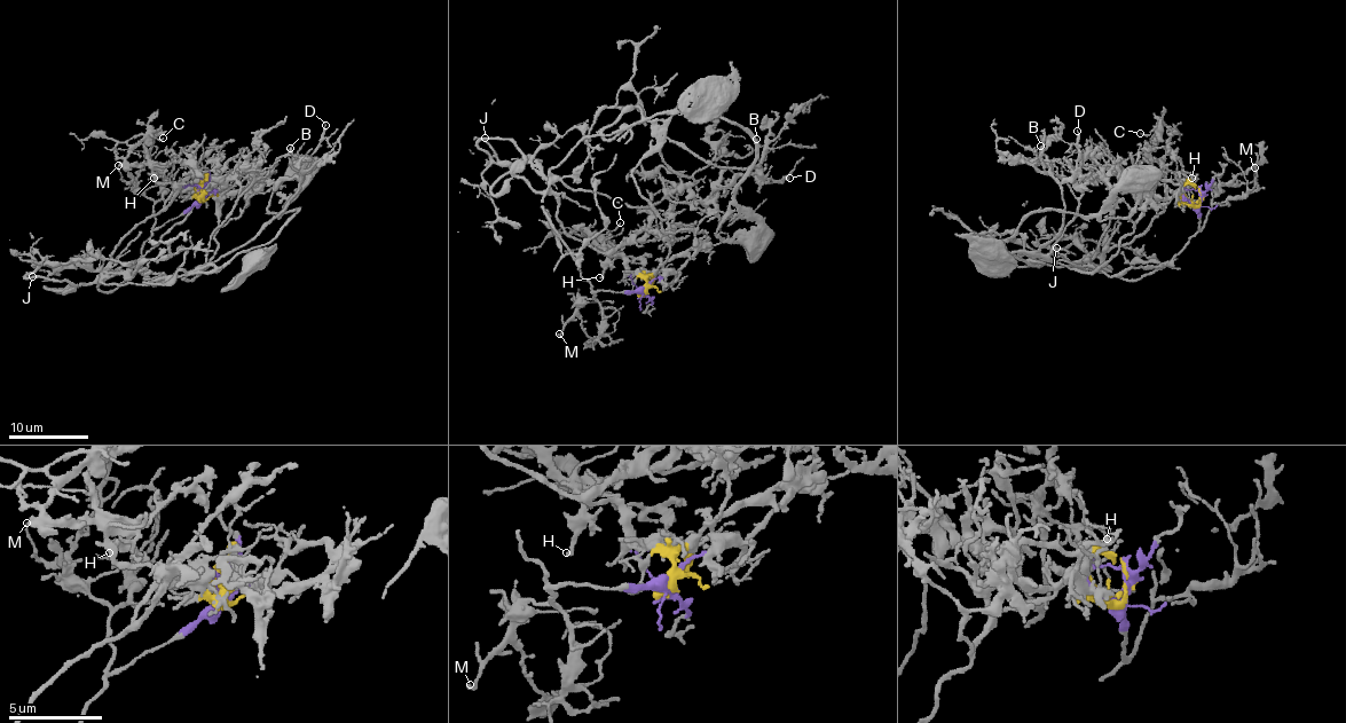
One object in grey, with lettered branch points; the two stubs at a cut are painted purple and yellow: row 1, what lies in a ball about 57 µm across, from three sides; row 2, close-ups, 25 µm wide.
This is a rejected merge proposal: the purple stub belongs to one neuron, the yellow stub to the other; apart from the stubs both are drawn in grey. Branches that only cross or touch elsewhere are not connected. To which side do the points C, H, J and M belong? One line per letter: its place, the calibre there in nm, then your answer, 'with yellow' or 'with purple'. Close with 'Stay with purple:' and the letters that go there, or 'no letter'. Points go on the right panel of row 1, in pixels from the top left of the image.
C: at (1140, 133); 140 nm thick; with purple
H: at (1191, 178); 190 nm thick; with purple
J: at (1056, 248); 240 nm thick; with purple
M: at (1254, 167); 110 nm thick; with purple
Stay with purple: C, H, J, M

